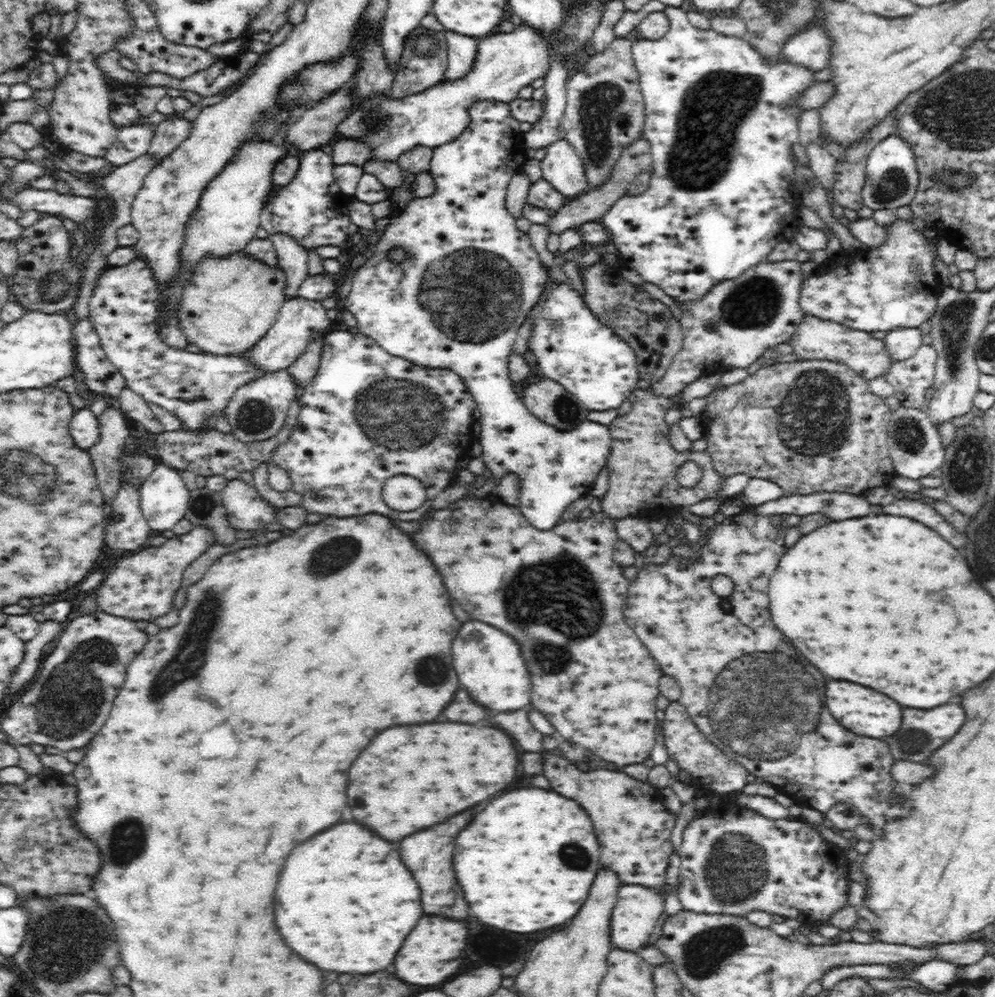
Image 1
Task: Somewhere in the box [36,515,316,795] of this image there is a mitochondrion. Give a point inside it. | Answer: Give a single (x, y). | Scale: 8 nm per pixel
(73, 699)

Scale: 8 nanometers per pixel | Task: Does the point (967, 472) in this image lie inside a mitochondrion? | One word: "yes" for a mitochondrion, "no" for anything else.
yes

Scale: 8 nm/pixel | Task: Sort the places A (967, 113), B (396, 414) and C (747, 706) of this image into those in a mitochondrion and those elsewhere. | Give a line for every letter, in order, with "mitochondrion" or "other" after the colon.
A: mitochondrion
B: mitochondrion
C: mitochondrion

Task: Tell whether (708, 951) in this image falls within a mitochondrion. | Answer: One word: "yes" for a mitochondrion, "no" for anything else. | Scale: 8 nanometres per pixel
yes

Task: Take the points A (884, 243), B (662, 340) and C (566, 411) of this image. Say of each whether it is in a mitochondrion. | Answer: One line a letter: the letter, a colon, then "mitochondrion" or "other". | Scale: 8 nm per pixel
A: other
B: other
C: mitochondrion

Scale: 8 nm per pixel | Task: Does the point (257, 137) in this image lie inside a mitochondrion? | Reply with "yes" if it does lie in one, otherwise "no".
no

